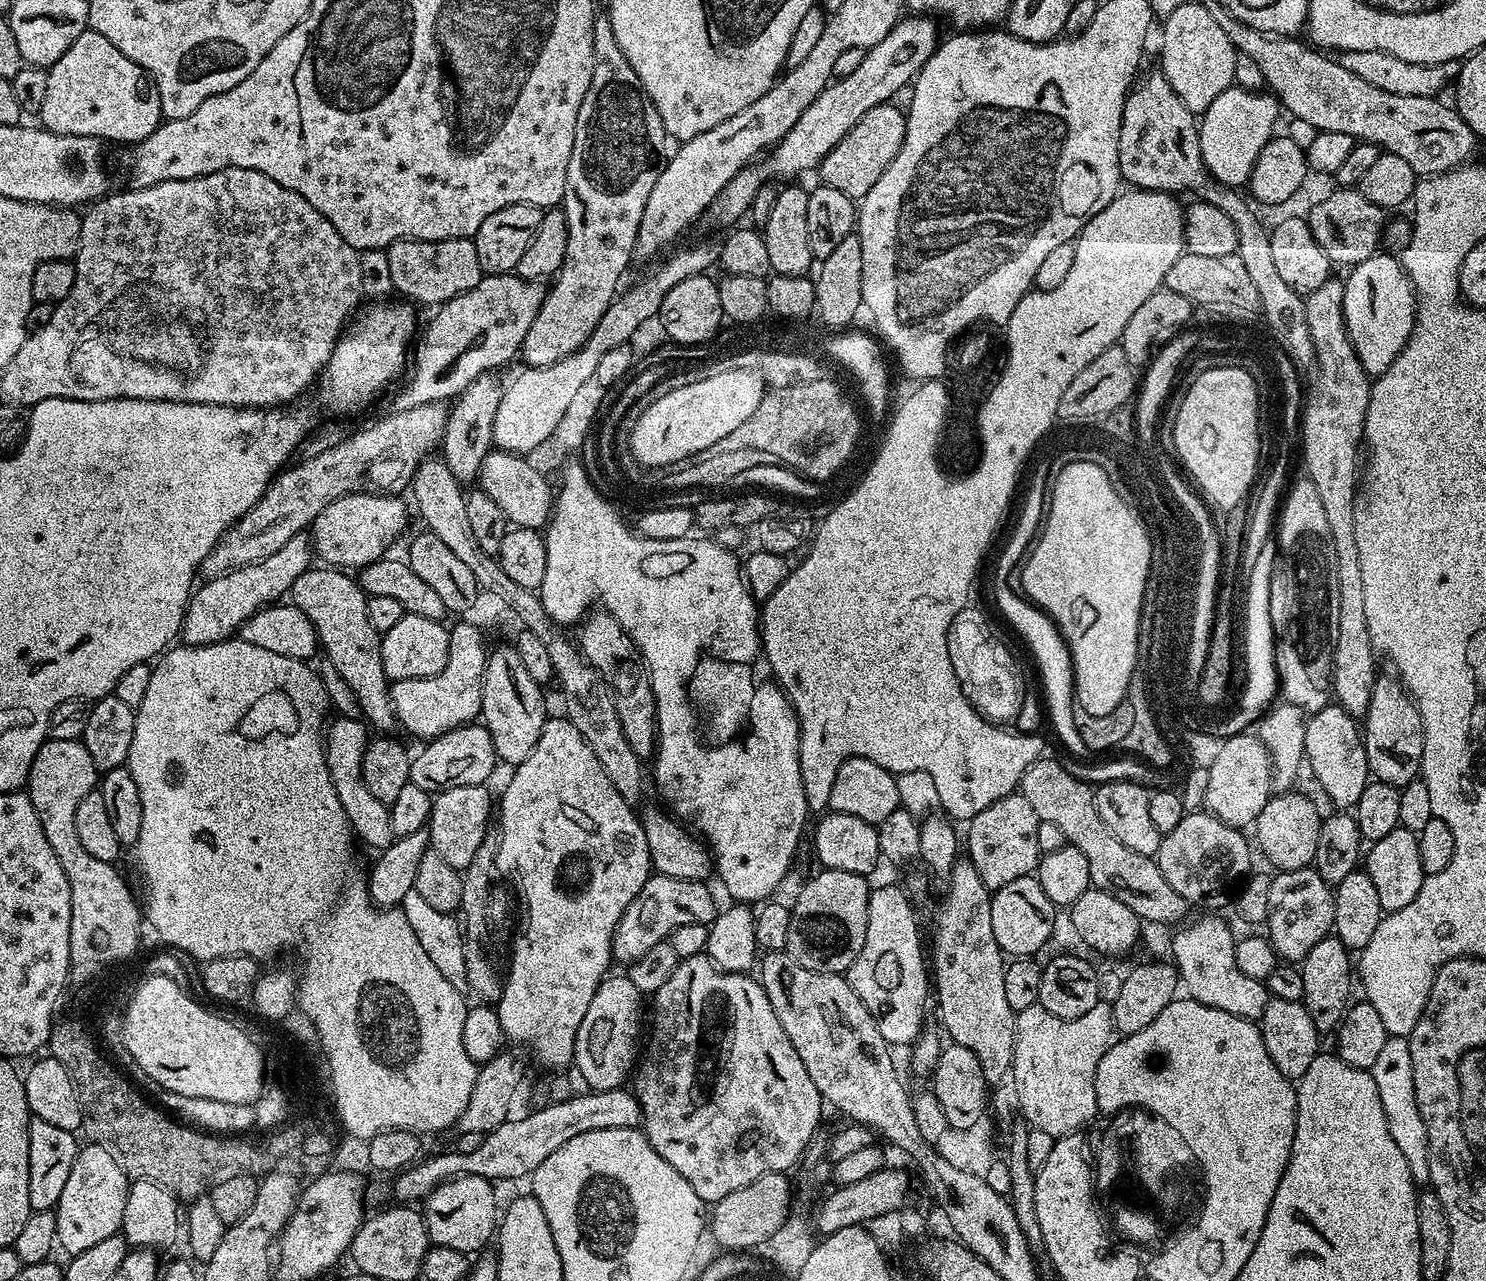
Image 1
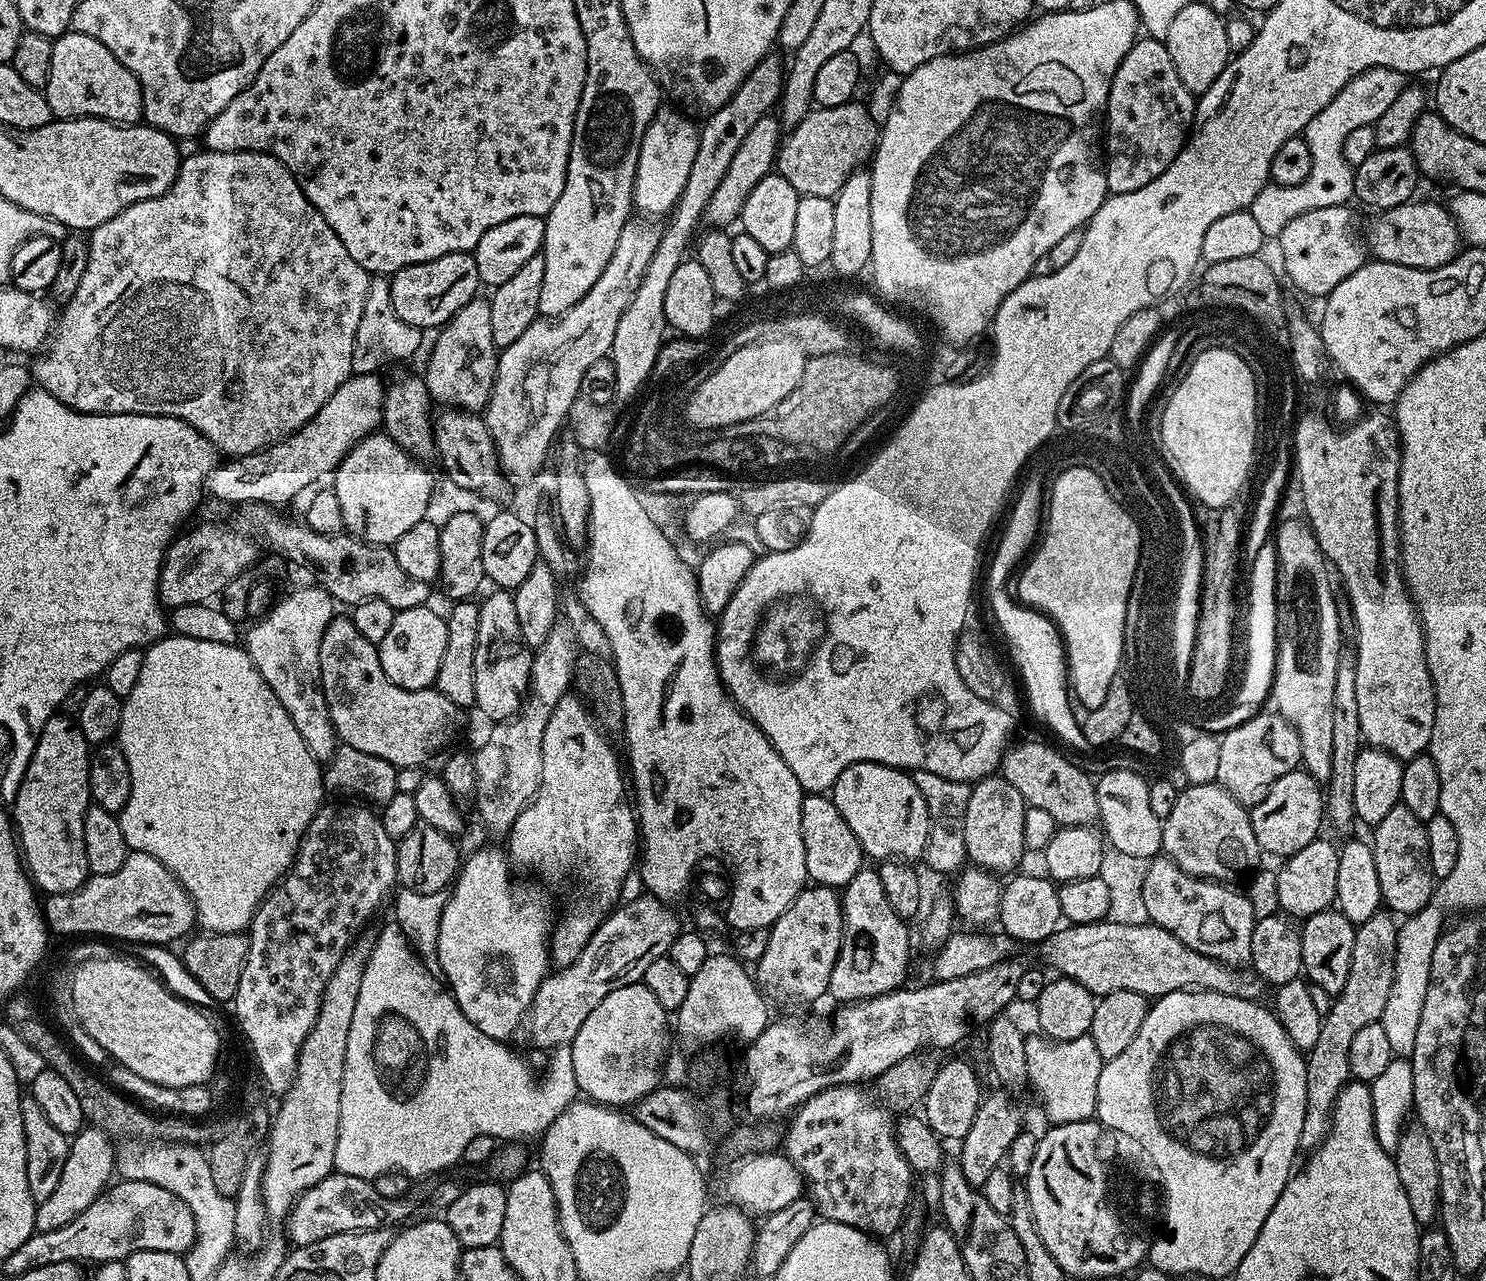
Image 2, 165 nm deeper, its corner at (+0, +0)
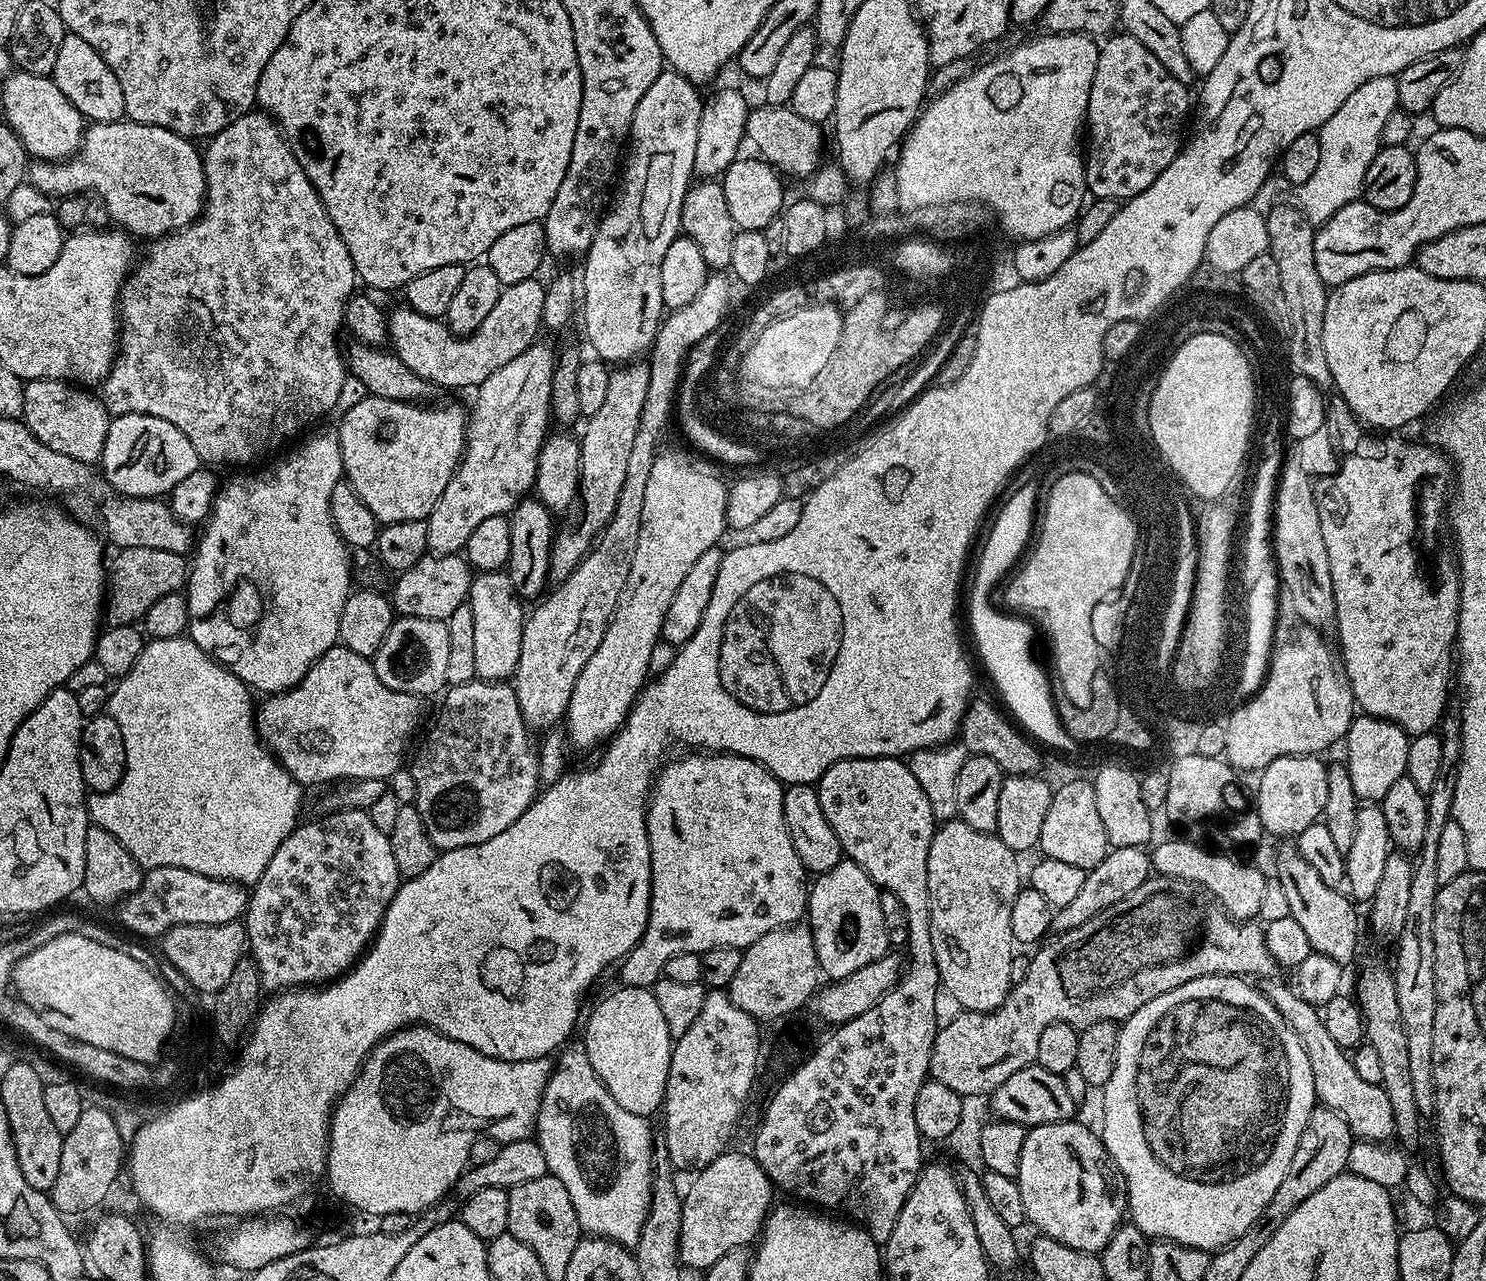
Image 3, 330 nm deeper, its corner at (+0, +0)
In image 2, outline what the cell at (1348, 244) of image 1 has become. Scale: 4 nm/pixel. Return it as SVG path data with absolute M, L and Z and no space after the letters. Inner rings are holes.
M1413 199L1406 204L1385 208L1372 220L1366 235L1366 248L1375 259L1398 266L1430 270L1441 268L1462 251L1460 227L1447 207L1432 200Z

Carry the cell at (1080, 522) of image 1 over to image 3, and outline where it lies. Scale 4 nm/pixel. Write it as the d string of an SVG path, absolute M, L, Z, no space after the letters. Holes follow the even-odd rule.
M1070 472L1066 473L1064 477L1055 477L1052 482L1052 489L1050 489L1049 492L1047 489L1046 492L1046 510L1040 521L1038 546L1034 552L1030 554L1032 564L1028 564L1028 568L1024 568L1024 576L1020 576L1020 580L1016 580L1016 584L1012 584L1012 589L1011 592L1008 592L1008 597L1011 599L1012 605L1015 605L1016 608L1024 608L1025 612L1032 612L1032 616L1036 616L1036 620L1041 620L1041 623L1044 623L1045 627L1050 629L1051 636L1056 643L1056 659L1060 666L1060 675L1063 676L1063 686L1067 688L1068 695L1071 696L1072 700L1076 701L1076 704L1088 705L1090 699L1093 697L1092 681L1094 679L1094 672L1098 670L1102 661L1098 642L1094 640L1093 631L1091 630L1091 614L1094 611L1094 606L1103 600L1109 599L1113 594L1119 593L1123 587L1128 571L1130 570L1131 560L1135 554L1138 525L1133 519L1133 515L1129 509L1119 505L1118 502L1114 502L1090 474Z

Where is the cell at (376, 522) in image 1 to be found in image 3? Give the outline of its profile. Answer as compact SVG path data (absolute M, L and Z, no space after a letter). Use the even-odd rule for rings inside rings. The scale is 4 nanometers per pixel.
M365 395L363 400L360 400L354 406L343 409L342 415L344 417L340 420L340 432L338 431L338 439L340 442L340 449L342 450L342 462L344 463L344 476L346 477L347 484L358 494L358 498L362 498L362 502L366 502L366 506L370 509L370 514L374 514L374 518L379 520L381 525L393 524L394 522L410 522L411 520L422 520L427 521L428 515L434 510L434 506L438 502L438 498L442 498L442 490L446 490L446 486L450 482L450 478L456 472L456 467L460 465L460 458L464 454L464 445L466 443L466 429L468 426L469 413L466 408L463 408L460 404L444 404L441 408L428 408L432 406L425 406L420 402L409 402L406 400L391 400L385 396L369 396Z

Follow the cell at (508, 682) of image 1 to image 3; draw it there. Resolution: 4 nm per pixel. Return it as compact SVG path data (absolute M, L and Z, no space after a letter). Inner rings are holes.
M507 571L481 572L473 579L466 603L474 610L474 670L481 680L503 680L515 677L518 654L522 654L522 630L526 608L514 590Z

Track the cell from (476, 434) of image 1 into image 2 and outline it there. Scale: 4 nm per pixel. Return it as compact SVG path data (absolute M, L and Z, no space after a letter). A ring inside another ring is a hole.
M477 298L466 302L466 306L449 318L435 336L432 353L428 356L428 369L422 372L431 399L437 405L440 403L440 406L474 413L487 408L488 399L494 390L498 359L491 299Z

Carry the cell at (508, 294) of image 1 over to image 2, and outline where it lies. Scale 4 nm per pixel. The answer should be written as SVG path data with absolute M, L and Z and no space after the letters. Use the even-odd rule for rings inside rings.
M376 374L349 376L334 394L330 394L330 402L326 402L326 406L322 406L322 410L297 432L261 452L217 463L208 475L207 495L217 496L231 506L249 502L281 506L290 503L299 492L307 493L319 476L335 473L346 453L359 440L365 440L381 427L385 385L380 384L378 377Z

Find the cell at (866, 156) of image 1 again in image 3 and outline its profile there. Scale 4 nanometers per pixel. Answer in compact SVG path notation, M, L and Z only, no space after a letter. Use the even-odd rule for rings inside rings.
M761 103L748 113L744 127L747 139L757 148L759 159L766 161L781 173L793 172L796 176L807 178L820 167L824 156L824 136L821 125L806 118L798 118L791 107L778 104Z

